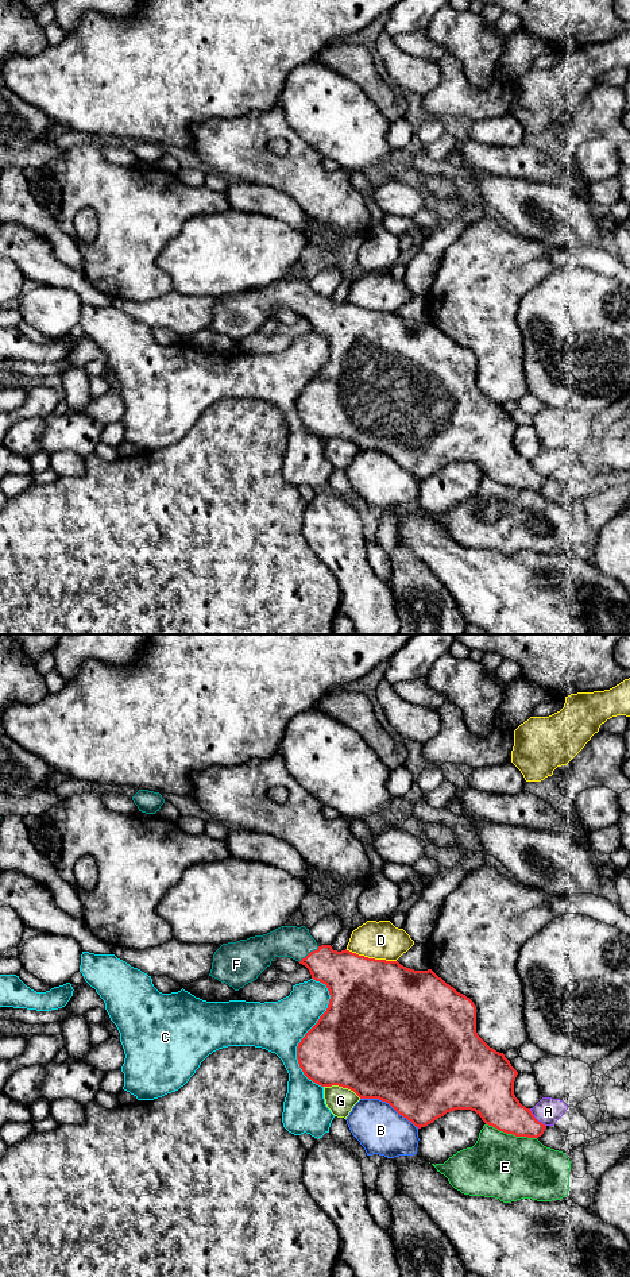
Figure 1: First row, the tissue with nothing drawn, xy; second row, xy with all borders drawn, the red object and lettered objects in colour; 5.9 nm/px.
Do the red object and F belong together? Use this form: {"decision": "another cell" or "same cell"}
{"decision": "same cell"}

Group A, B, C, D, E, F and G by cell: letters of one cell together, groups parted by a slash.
A / B / C / D / E / F / G

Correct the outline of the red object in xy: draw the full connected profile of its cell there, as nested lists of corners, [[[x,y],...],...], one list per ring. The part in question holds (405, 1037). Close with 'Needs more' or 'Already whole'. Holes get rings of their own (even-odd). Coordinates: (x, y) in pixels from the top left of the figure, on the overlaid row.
[[[281,926],[267,934],[250,937],[236,942],[223,944],[213,954],[213,962],[209,976],[217,979],[221,983],[228,984],[235,991],[239,991],[246,984],[258,979],[258,976],[271,965],[274,957],[290,957],[299,964],[305,965],[312,979],[326,985],[331,999],[326,1011],[320,1016],[317,1023],[305,1034],[297,1046],[297,1060],[304,1075],[313,1083],[321,1087],[339,1085],[353,1091],[360,1099],[379,1099],[389,1103],[399,1115],[411,1122],[416,1127],[421,1129],[436,1119],[444,1116],[447,1112],[455,1110],[471,1110],[475,1111],[482,1120],[515,1137],[538,1138],[544,1134],[546,1126],[538,1122],[532,1114],[530,1108],[526,1108],[519,1103],[514,1095],[514,1081],[518,1072],[511,1066],[510,1061],[503,1053],[490,1048],[476,1033],[476,1006],[465,995],[457,992],[453,987],[447,984],[432,969],[414,971],[401,965],[398,961],[375,960],[364,956],[359,956],[349,950],[333,950],[331,945],[318,946],[316,940],[310,935],[309,929],[305,926]]]. Needs more

